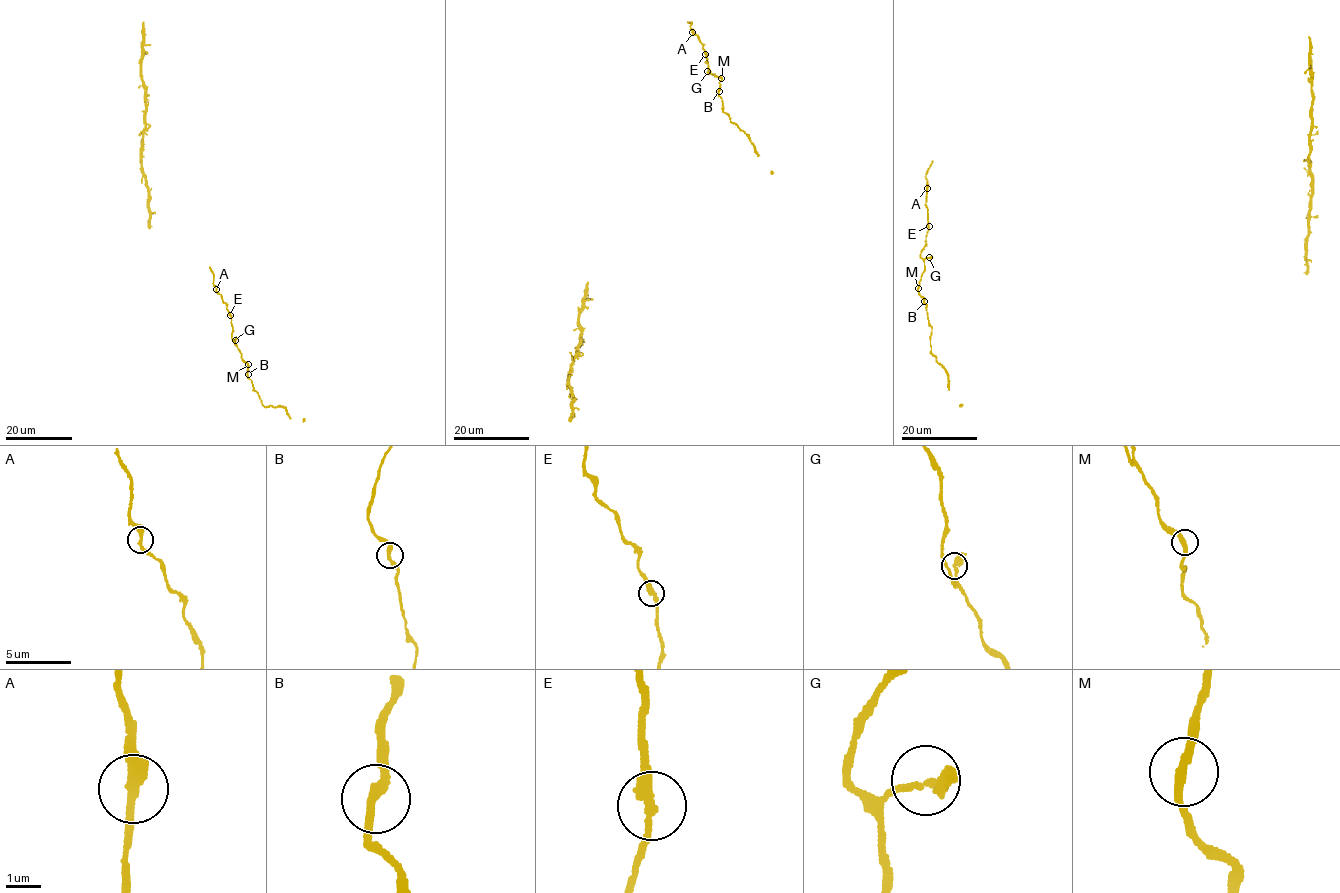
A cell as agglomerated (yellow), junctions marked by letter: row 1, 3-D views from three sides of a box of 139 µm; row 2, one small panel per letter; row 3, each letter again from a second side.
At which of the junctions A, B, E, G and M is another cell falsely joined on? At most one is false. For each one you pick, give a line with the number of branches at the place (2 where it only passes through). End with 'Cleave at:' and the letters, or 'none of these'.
Cleave at: none of these

